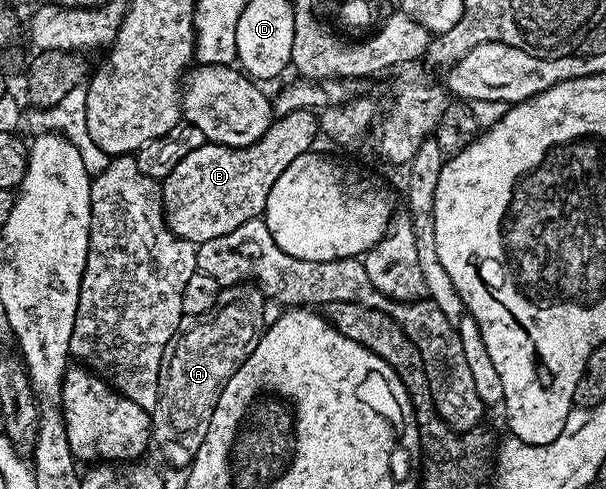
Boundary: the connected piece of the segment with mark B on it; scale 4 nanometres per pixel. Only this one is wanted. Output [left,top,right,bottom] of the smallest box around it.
[162,108,320,245]

